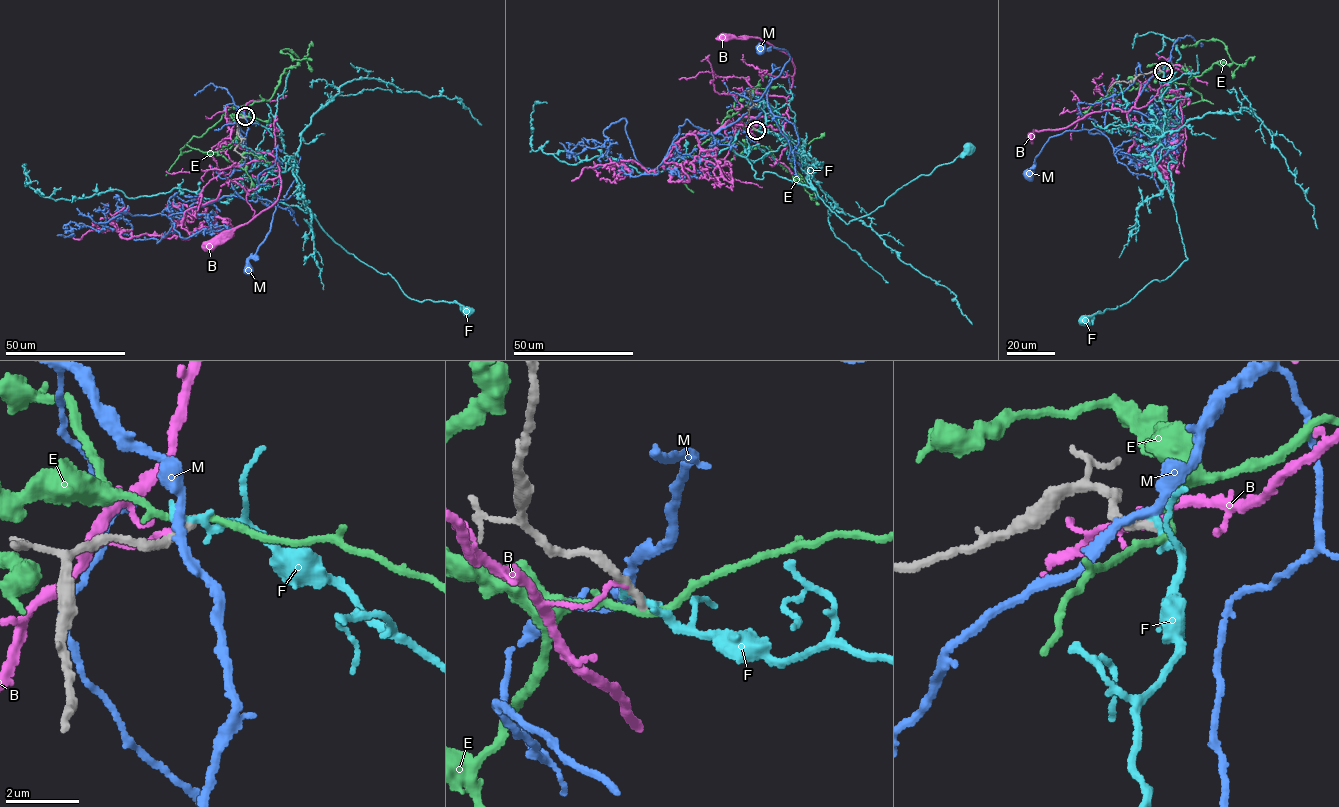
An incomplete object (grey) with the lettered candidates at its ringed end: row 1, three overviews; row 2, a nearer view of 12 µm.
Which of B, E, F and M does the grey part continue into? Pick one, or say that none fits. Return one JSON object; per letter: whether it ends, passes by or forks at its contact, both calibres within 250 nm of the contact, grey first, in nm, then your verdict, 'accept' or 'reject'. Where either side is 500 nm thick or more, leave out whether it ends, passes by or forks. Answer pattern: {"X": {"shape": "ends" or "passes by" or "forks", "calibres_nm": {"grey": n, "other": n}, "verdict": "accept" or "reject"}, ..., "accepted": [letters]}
{"B": {"shape": "ends", "calibres_nm": {"grey": 320, "other": 120}, "verdict": "reject"}, "E": {"shape": "passes by", "calibres_nm": {"grey": 200, "other": 180}, "verdict": "reject"}, "F": {"shape": "ends", "calibres_nm": {"grey": 240, "other": 280}, "verdict": "reject"}, "M": {"shape": "passes by", "calibres_nm": {"grey": 280, "other": 220}, "verdict": "reject"}, "accepted": []}

